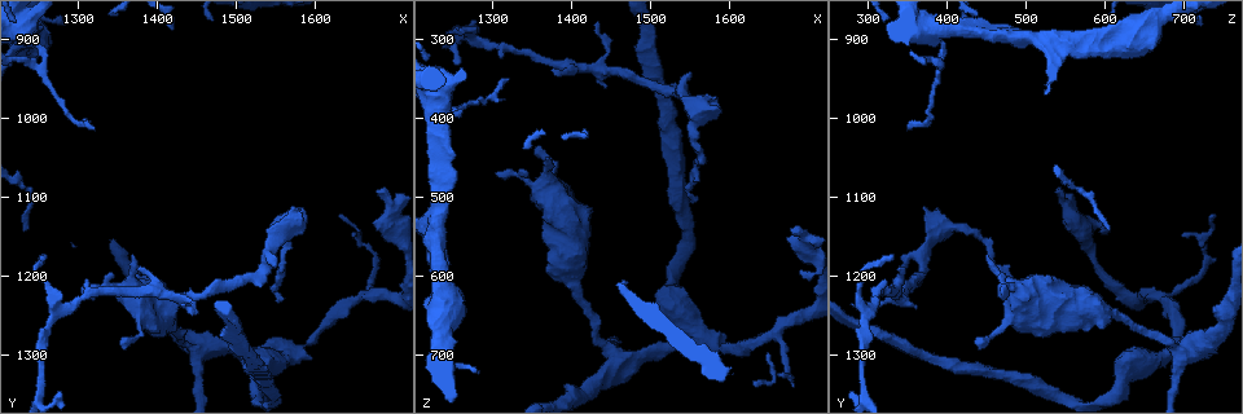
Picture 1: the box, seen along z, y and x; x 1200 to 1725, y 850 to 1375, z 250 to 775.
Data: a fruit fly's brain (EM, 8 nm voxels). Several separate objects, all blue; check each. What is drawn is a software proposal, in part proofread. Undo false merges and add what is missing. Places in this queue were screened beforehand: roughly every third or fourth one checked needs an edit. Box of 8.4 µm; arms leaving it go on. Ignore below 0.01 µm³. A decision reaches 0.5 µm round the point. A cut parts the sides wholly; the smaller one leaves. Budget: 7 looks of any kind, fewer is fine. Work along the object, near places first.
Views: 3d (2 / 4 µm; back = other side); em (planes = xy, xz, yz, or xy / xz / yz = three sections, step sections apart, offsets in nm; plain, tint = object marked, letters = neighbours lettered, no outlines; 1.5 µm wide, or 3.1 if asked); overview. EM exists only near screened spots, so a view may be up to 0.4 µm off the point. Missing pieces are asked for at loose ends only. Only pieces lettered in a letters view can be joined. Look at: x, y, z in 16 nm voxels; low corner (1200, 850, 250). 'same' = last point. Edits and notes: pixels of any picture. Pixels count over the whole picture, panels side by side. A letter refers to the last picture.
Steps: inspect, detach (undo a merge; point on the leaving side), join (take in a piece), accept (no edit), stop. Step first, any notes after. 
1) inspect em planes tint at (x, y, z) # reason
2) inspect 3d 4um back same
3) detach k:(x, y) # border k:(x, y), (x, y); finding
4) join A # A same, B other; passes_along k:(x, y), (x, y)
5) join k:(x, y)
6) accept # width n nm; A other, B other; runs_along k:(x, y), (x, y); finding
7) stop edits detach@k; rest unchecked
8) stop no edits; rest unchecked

inspect 3d 4um at (1395, 1275, 500)

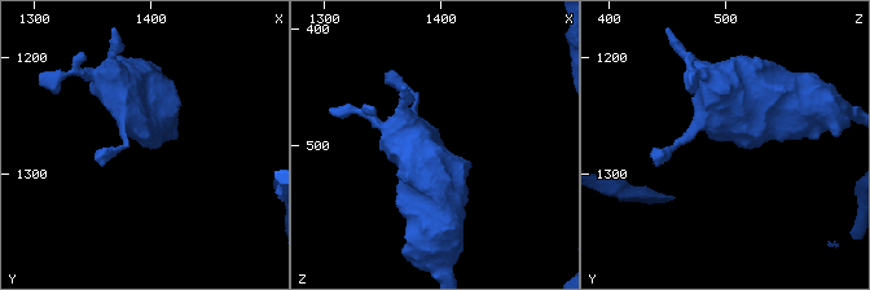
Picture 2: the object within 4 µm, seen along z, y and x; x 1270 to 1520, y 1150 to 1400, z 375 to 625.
inspect em xz step 4 letters at (1400, 1272, 494)

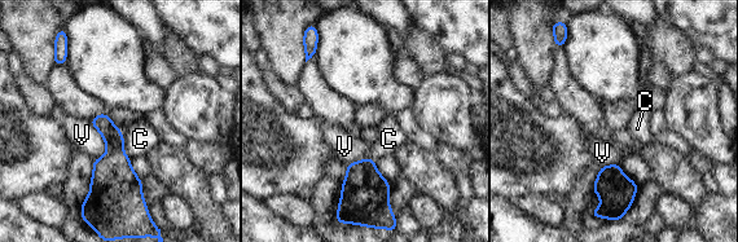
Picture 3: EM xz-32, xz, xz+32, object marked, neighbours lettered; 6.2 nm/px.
accept # longest_contact V 260 nm; C other, V other; none of them fits

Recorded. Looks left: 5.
inspect 3d 4um at (1550, 1290, 685) # sudden change in width

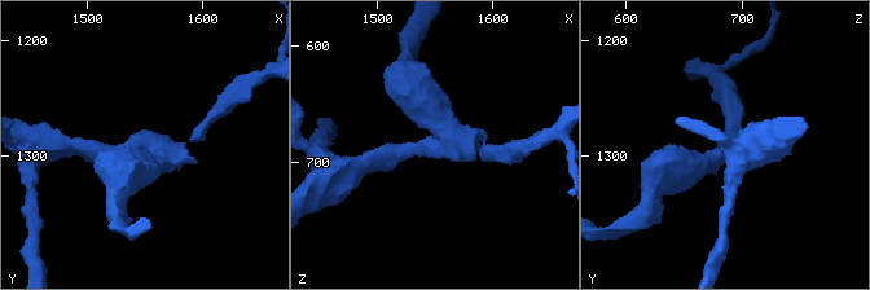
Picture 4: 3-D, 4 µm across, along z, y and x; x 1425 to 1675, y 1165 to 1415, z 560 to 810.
inspect em planes letters at (1552, 1292, 684) # arms 3; arm_widths 160, 240, 500 nm

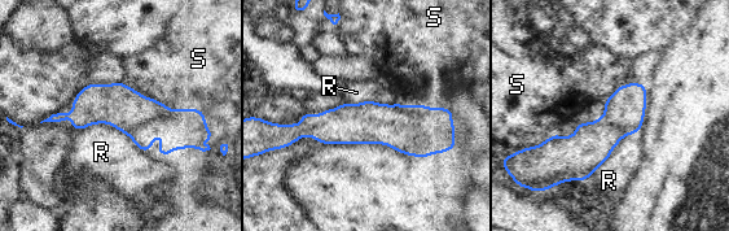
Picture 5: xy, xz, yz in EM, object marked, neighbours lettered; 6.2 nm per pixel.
detach 5:(438, 127) # R other, S other; border 5:(409, 107), (431, 152); two neurons meet here

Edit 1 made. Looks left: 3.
inspect overview # redraw

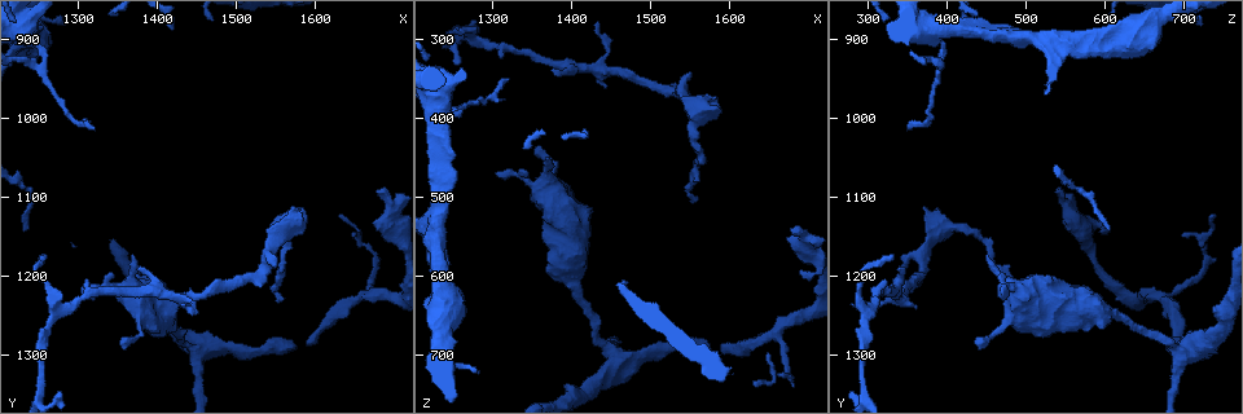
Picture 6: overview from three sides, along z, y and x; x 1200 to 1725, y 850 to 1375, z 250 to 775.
inspect 3d 2um at (1675, 1090, 540)

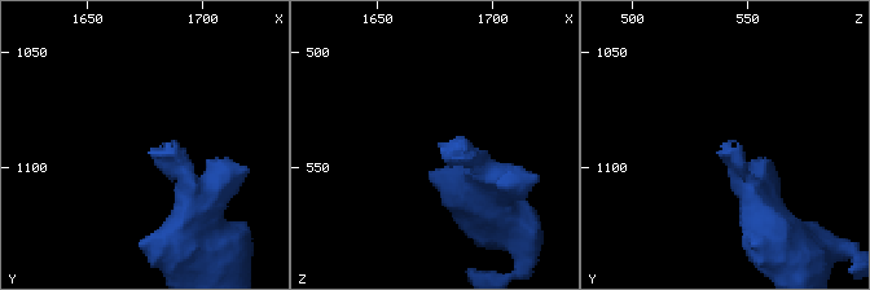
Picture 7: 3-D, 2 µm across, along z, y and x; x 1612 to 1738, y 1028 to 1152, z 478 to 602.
inspect em xy step 4 letters at (1678, 1093, 542) # now the EM

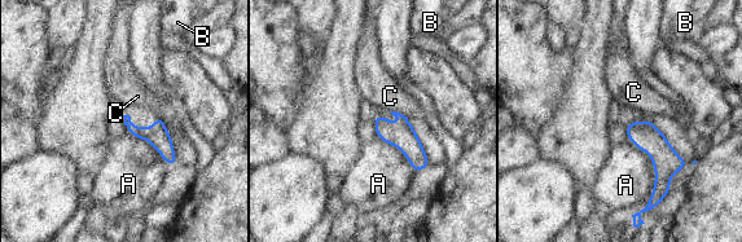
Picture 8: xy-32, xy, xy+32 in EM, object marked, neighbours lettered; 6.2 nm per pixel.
accept # A other, B other, C other; border 8:(628, 139), (653, 163), (646, 206); none of them fits

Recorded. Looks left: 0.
stop edits detach@5; rest unchecked

